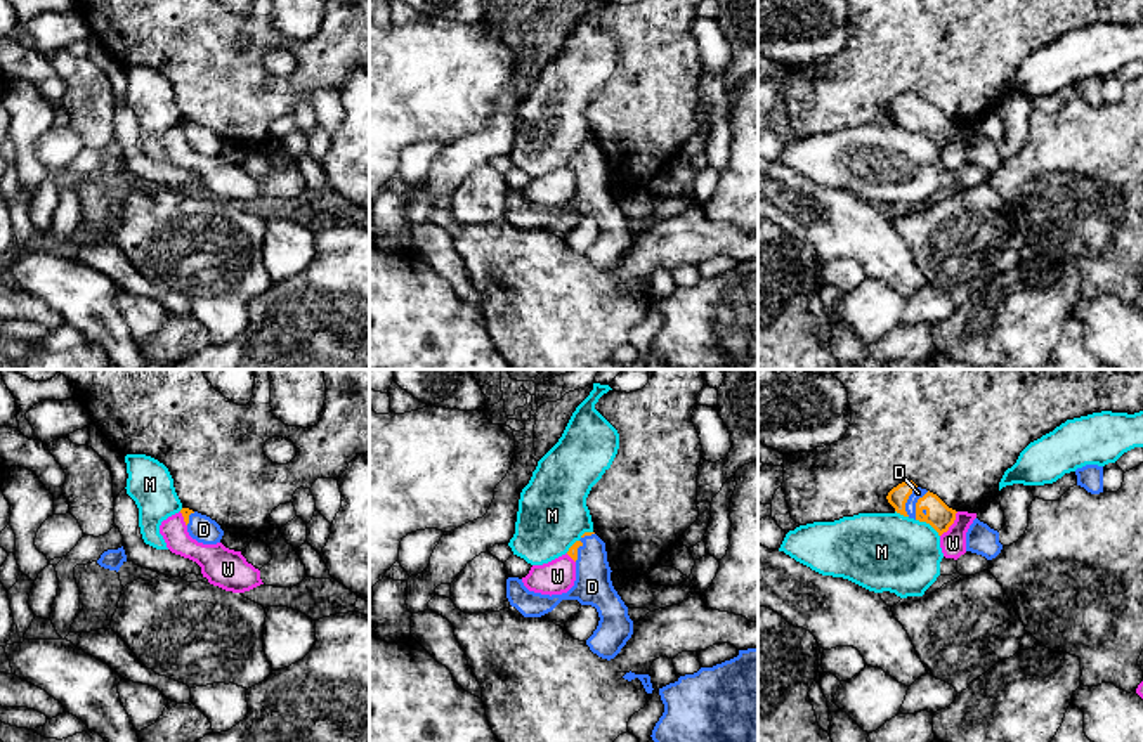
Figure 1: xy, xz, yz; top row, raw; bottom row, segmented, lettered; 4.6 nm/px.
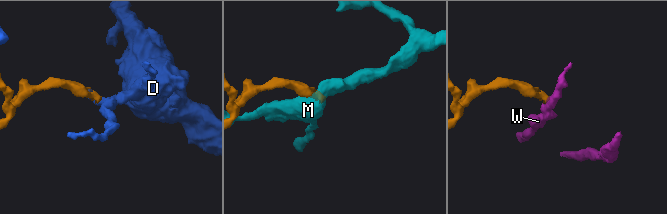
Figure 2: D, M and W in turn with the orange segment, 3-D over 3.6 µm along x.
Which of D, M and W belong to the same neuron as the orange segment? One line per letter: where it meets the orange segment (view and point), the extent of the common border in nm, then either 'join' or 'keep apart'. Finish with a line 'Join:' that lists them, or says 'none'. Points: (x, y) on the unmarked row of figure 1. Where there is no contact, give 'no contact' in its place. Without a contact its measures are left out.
D: yz (916, 117) | 150 nm | join
M: yz (928, 134) | 140 nm | keep apart
W: yz (953, 134) | 150 nm | keep apart
Join: D

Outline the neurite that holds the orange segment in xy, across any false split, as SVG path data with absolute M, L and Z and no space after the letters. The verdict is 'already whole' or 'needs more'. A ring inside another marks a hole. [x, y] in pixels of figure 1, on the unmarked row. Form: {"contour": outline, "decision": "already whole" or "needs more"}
{"contour": "M182 120L180 125L193 151L203 156L220 154L224 142L215 132L189 120Z", "decision": "needs more"}

